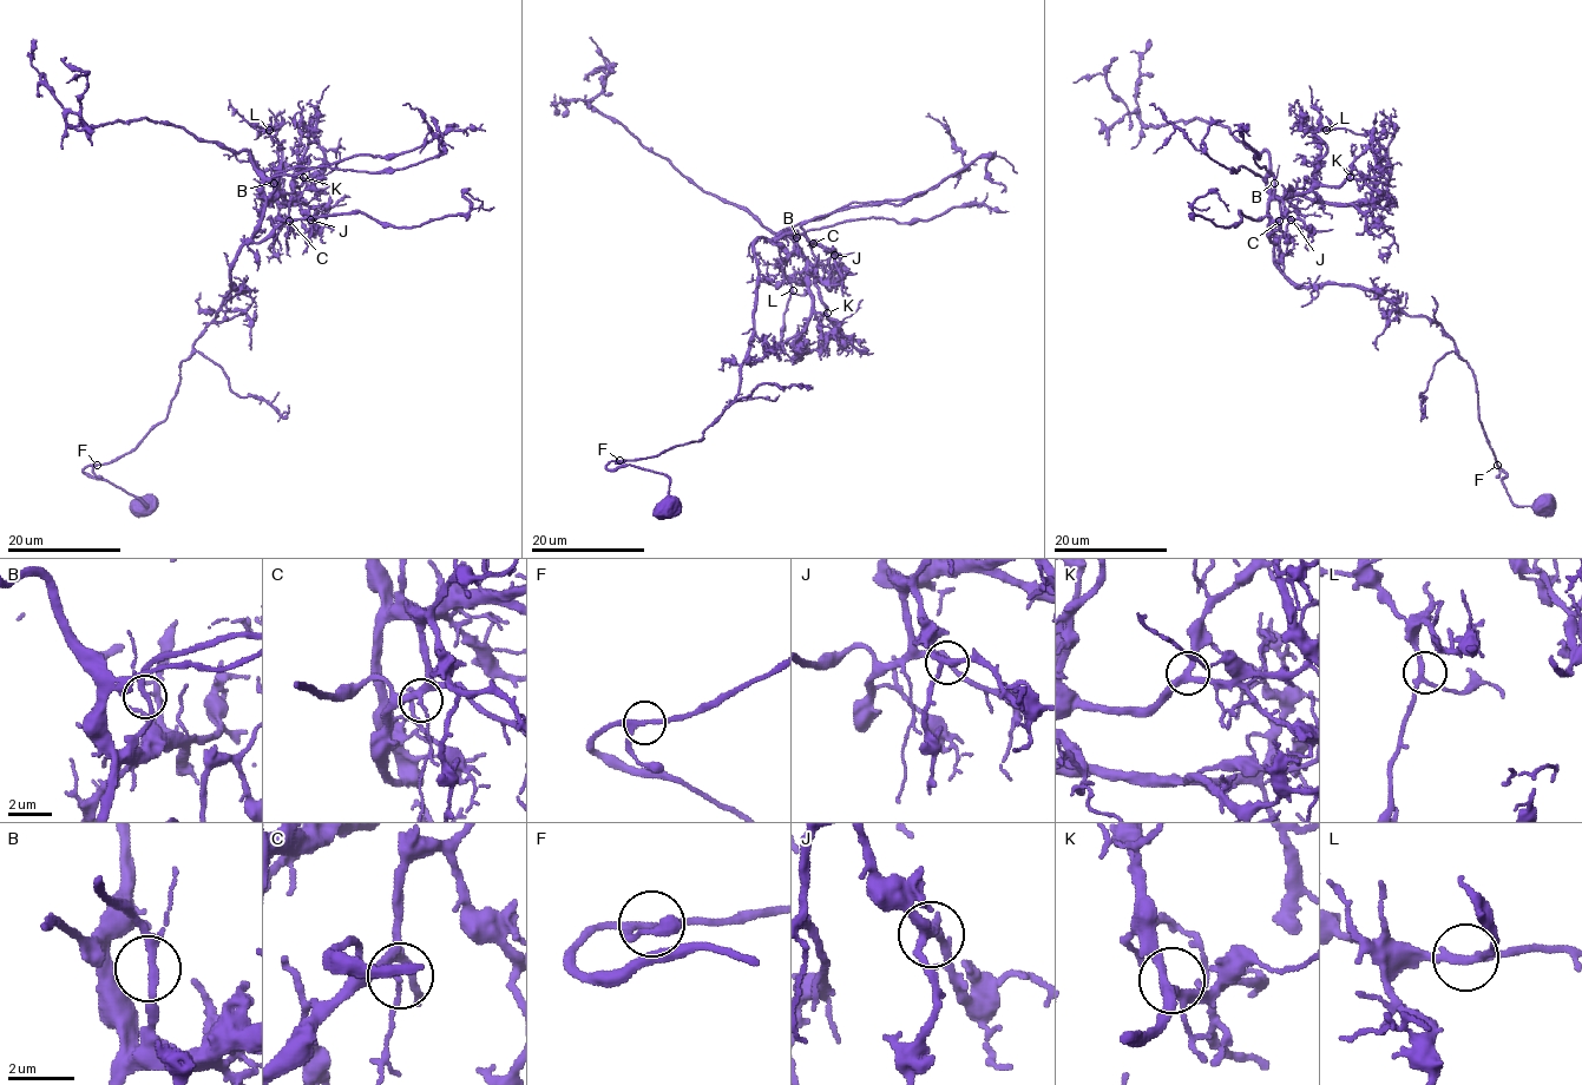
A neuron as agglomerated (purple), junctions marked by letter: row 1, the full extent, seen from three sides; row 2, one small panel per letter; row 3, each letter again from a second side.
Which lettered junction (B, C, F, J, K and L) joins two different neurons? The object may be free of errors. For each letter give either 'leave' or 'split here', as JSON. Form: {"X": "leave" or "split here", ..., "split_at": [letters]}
{"B": "leave", "C": "leave", "F": "leave", "J": "leave", "K": "leave", "L": "leave", "split_at": []}

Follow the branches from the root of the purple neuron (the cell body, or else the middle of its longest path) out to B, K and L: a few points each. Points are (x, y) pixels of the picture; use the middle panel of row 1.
B: (668, 506), (663, 474), (616, 462), (702, 440), (734, 400), (753, 335), (754, 242), (785, 231), (796, 237)
K: (668, 506), (663, 474), (616, 462), (702, 440), (734, 400), (753, 335), (759, 237), (792, 236), (827, 313)
L: (668, 506), (663, 474), (616, 462), (702, 440), (734, 400), (759, 237), (792, 236), (806, 262), (793, 290)

